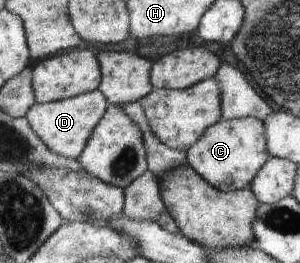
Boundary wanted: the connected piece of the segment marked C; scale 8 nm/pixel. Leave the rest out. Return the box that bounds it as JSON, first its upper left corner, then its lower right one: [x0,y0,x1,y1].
[187,118,272,192]

